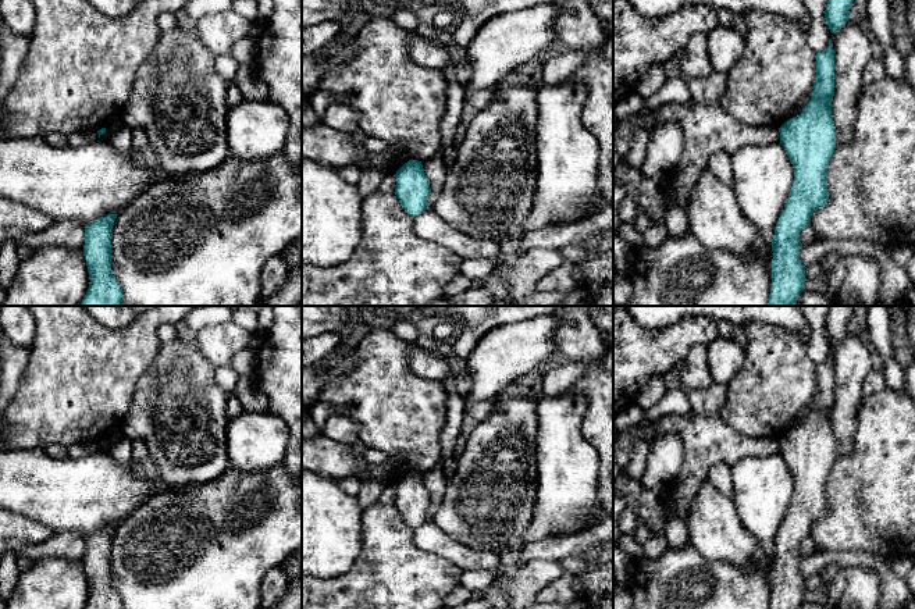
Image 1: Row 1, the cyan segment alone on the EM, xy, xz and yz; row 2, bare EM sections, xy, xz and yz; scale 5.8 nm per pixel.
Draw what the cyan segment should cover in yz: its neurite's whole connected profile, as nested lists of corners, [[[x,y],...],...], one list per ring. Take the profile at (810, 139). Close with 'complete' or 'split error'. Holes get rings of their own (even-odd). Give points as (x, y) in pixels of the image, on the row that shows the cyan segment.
[[[832,40],[825,51],[816,53],[816,78],[809,103],[802,113],[787,120],[780,128],[783,145],[794,168],[794,184],[788,200],[775,227],[772,239],[772,284],[769,306],[794,306],[805,289],[805,266],[800,261],[800,232],[811,227],[815,210],[827,206],[827,167],[836,147],[832,102],[834,96],[834,49]]]; complete

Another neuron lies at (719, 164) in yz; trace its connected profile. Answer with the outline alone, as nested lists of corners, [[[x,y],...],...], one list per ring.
[[[726,152],[715,153],[708,161],[708,170],[724,185],[733,186],[731,156]]]

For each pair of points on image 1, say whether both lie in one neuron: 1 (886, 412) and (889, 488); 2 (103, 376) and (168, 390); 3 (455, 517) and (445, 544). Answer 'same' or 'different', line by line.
1: same
2: different
3: different

